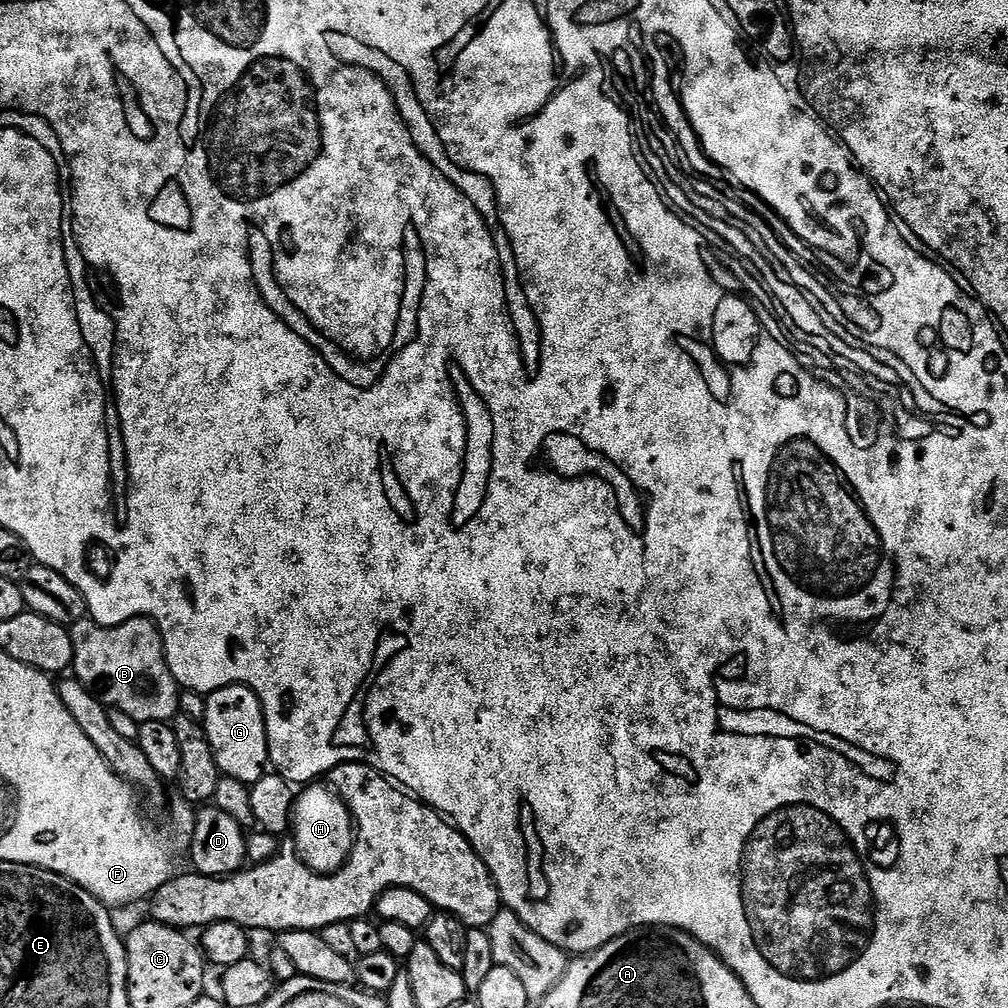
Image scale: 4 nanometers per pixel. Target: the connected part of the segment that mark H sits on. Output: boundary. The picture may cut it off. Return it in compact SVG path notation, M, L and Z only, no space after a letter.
M307 785L295 799L292 844L297 856L312 872L331 875L342 867L352 852L354 821L343 799L331 787L318 785Z

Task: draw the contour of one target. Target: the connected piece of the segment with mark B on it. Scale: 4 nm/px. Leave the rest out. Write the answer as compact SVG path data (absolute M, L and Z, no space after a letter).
M135 616L132 620L107 628L106 625L98 624L91 618L85 618L71 625L70 631L74 642L71 671L74 673L75 679L92 689L109 709L124 712L140 724L162 722L163 720L175 721L180 710L182 689L177 684L168 665L160 629L151 620Z

